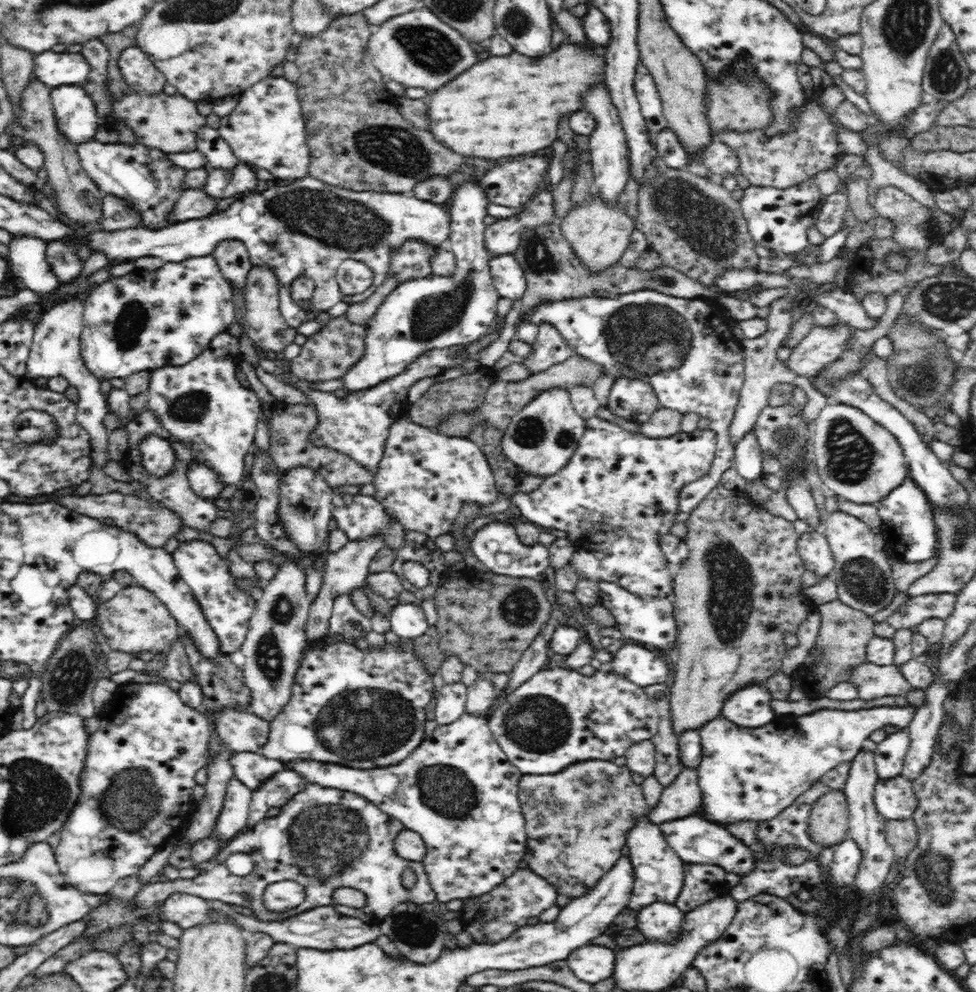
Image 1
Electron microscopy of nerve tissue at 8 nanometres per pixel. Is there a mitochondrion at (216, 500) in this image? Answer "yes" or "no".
no

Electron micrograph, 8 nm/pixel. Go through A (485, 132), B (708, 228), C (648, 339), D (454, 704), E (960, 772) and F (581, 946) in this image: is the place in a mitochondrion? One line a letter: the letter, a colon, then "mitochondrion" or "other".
A: other
B: mitochondrion
C: mitochondrion
D: other
E: other
F: other

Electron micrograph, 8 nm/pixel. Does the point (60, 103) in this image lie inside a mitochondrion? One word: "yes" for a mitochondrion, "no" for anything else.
no

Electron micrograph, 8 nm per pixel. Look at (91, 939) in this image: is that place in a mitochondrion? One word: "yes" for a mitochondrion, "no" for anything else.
no

